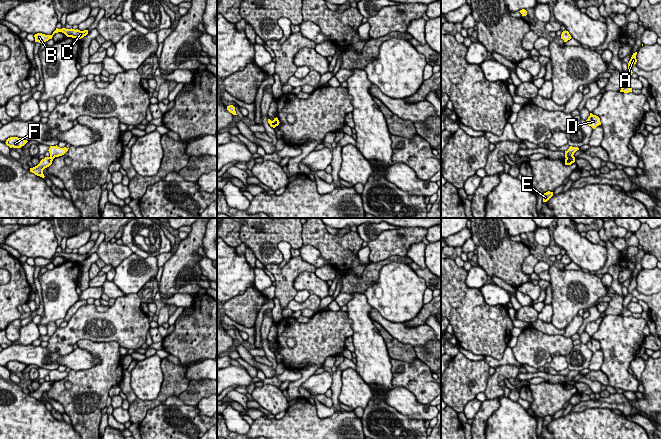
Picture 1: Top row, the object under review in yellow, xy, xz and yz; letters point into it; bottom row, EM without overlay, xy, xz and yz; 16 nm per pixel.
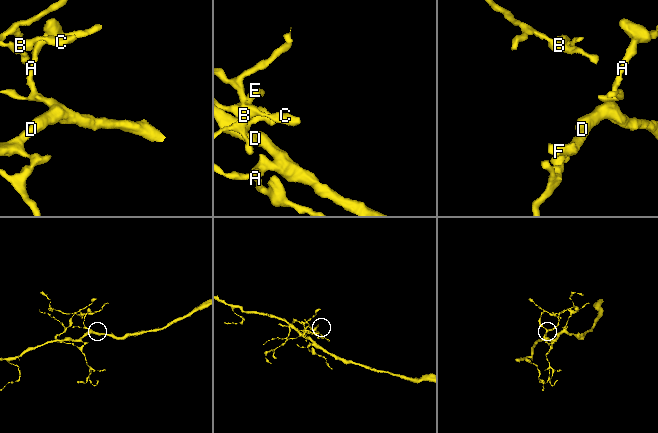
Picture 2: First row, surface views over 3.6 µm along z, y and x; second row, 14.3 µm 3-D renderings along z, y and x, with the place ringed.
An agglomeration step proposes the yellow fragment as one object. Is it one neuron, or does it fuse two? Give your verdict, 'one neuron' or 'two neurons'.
two neurons

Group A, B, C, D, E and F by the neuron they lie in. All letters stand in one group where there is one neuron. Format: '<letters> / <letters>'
A D F / B C E

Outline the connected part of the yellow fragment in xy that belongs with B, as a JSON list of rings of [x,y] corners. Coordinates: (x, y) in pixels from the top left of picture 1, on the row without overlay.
[[[56,252],[56,254],[53,256],[52,259],[45,259],[42,257],[37,257],[34,259],[35,261],[35,266],[39,266],[39,267],[45,267],[46,265],[48,265],[49,263],[52,263],[53,259],[55,257],[58,256],[62,256],[64,257],[67,261],[72,261],[72,262],[83,262],[84,260],[86,260],[88,258],[88,254],[84,254],[84,255],[80,255],[78,253],[66,253],[66,252],[62,252],[62,253],[58,253]]]

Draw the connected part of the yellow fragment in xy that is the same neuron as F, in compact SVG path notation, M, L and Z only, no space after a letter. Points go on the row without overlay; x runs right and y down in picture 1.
M10 361L6 364L6 369L9 370L10 372L21 372L24 370L28 365L18 362L18 361Z

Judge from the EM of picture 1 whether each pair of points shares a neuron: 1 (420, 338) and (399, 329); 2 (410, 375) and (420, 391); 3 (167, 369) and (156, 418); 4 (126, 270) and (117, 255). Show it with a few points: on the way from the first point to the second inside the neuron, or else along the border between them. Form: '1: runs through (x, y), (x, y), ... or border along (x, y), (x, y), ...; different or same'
1: runs through (415, 336), (404, 334); same
2: runs through (414, 379), (420, 387); same
3: border along (177, 395), (171, 395), (150, 408), (141, 420); different
4: border along (132, 252), (114, 268); different

